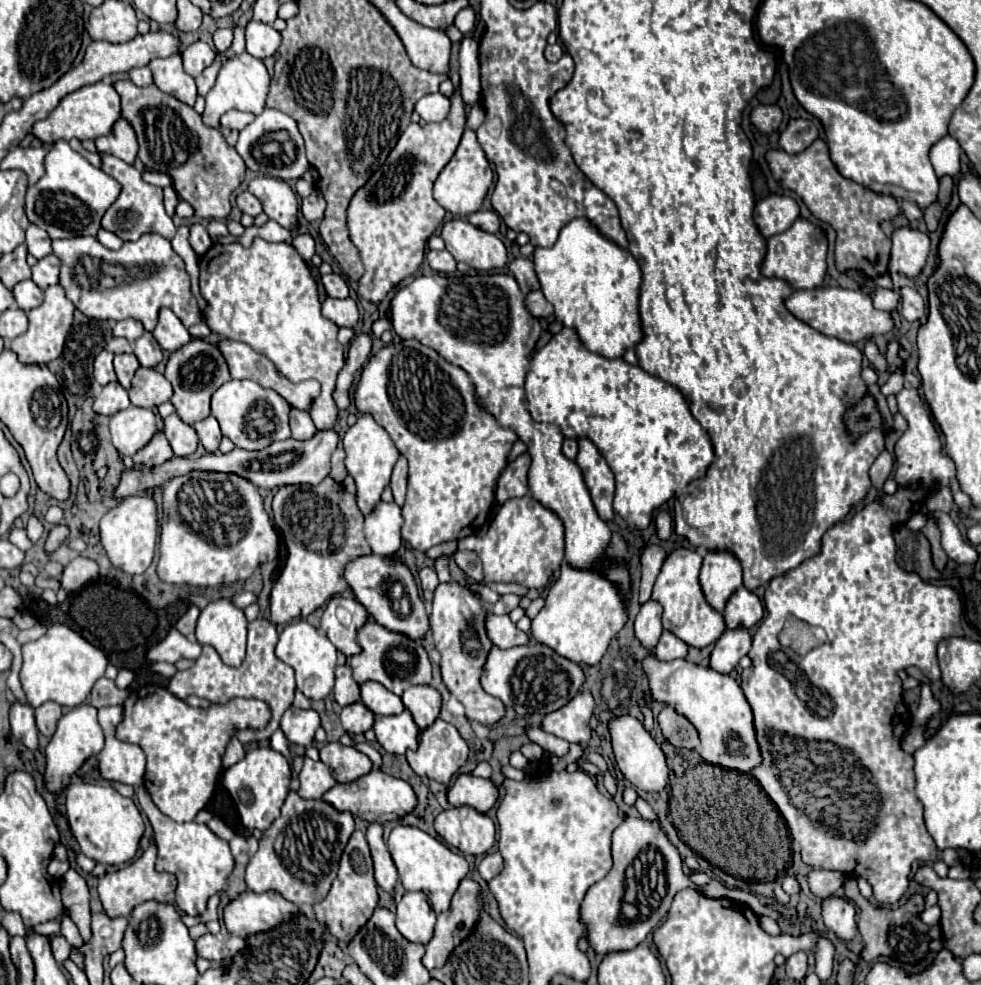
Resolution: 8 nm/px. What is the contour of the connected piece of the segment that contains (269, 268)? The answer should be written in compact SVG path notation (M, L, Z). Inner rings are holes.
M256 237L250 247L242 247L240 243L212 245L210 251L200 259L200 291L210 305L208 325L214 333L218 333L222 339L248 343L254 351L268 357L292 383L308 379L316 379L320 383L322 393L314 401L310 415L318 431L334 429L340 409L332 395L336 389L336 377L344 367L344 347L336 339L338 325L320 313L316 281L312 279L310 269L298 251L290 243L272 243L262 237Z

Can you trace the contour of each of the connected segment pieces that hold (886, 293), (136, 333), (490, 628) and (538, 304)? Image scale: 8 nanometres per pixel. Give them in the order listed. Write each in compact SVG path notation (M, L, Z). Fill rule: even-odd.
M878 287L876 293L874 293L874 307L876 307L876 309L892 311L892 309L898 307L898 301L900 301L900 295L898 295L894 289Z
M124 319L124 321L118 321L112 331L114 331L116 337L124 337L124 339L128 339L128 341L132 343L132 341L136 341L146 329L144 329L144 325L142 325L140 321L136 321L136 319Z
M488 613L486 621L484 621L486 633L492 641L492 645L496 645L498 649L510 649L516 645L526 645L528 643L528 635L524 631L520 631L508 615L494 615Z
M540 291L528 293L526 295L526 309L534 315L534 317L550 317L554 313L554 307L546 301L546 297Z

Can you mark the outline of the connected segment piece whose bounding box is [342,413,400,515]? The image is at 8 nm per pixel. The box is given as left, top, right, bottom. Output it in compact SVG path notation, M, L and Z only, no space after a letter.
M368 413L358 415L358 421L346 431L342 445L346 451L346 469L354 477L356 487L358 487L358 495L356 495L358 507L366 515L366 513L370 513L370 509L374 509L374 505L378 505L384 487L390 483L390 475L392 475L394 463L400 453L398 453L396 445L392 443L388 431L382 425L378 425L376 419Z

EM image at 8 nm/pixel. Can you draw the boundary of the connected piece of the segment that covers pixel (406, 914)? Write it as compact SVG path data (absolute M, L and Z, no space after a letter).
M406 893L398 903L396 927L412 943L426 945L434 933L436 915L424 893Z

